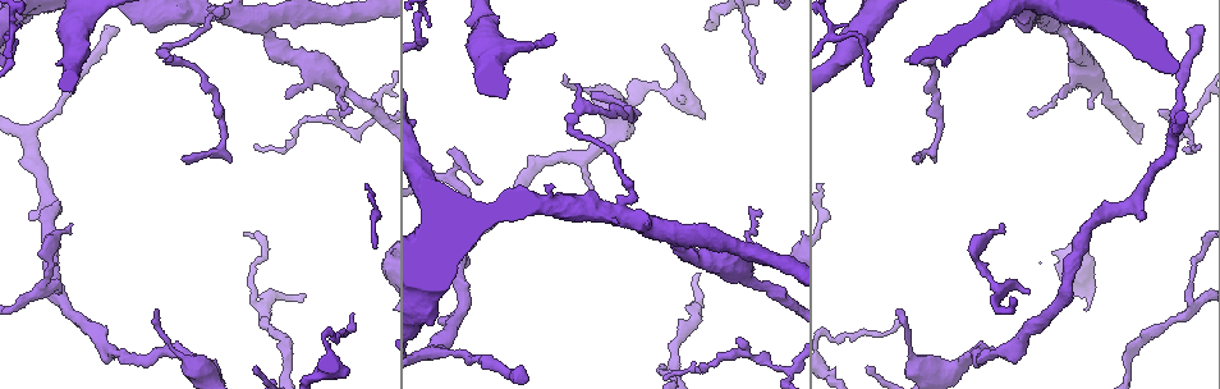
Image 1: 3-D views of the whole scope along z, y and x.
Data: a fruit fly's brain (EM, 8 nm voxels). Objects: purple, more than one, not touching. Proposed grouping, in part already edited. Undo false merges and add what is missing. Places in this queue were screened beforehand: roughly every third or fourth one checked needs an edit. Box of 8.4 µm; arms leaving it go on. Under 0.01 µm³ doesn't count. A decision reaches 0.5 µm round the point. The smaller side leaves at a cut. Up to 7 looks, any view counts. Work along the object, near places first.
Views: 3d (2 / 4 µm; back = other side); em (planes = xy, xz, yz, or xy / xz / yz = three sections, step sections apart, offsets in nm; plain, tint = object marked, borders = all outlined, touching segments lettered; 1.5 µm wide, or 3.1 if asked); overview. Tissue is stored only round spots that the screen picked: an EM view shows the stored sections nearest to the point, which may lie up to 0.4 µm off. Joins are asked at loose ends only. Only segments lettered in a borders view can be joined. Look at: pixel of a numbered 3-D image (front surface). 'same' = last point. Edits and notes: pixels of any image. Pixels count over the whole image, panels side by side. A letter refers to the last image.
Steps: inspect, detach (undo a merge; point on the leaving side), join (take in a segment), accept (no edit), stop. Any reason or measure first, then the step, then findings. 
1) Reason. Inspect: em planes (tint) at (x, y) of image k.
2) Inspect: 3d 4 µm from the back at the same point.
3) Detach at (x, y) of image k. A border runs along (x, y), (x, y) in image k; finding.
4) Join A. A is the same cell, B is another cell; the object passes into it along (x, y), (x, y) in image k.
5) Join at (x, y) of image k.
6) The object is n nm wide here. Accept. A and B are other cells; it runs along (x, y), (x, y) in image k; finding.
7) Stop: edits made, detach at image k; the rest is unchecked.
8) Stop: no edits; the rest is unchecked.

Thin end. Inspect: em planes (borders) at (353, 313) of image 1.

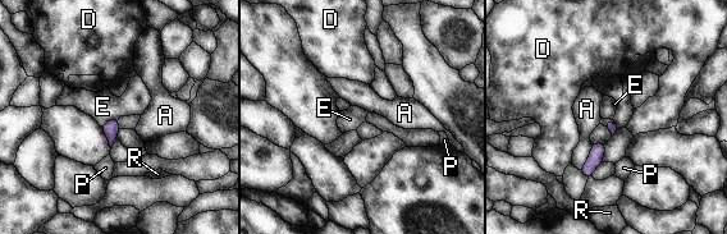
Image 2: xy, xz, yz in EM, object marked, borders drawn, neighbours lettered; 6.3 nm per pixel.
Accept. A, D, E, P and R are other cells; a border runs along (118, 118), (108, 120), (101, 127) in image 2; no lettered segment goes on from it.

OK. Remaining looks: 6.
Abrupt turn. Inspect: em planes (tint) at (786, 368) of image 1.

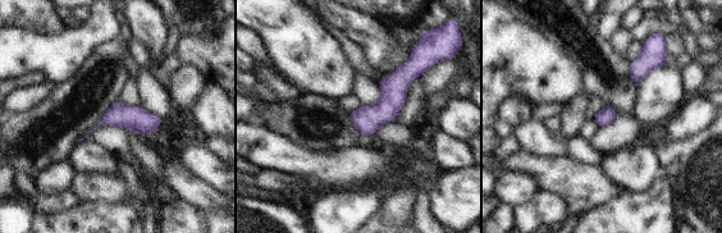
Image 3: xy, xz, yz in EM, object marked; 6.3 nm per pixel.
See the neighbours. Inspect: em planes (borders) at the same point.

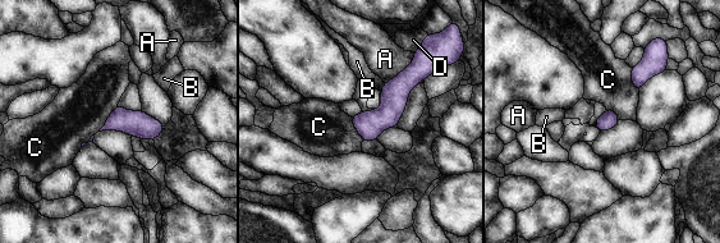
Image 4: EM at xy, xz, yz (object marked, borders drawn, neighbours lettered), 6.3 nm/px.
The object is 110 nm wide here. Accept. A, B, C and D are other cells; it runs along (418, 63), (366, 137) in image 4; all the same cell.

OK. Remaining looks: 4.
Inspect: 3d 4 µm at (159, 55) of image 1.

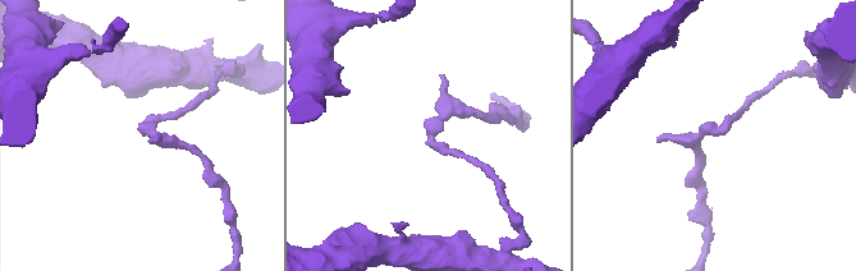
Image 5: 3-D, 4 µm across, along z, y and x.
Shape alone is not enough. Inspect: em planes (tint) at (148, 132) of image 5.

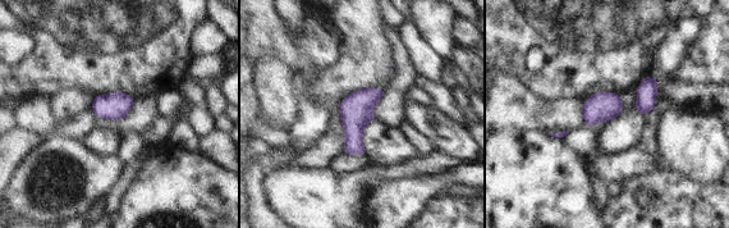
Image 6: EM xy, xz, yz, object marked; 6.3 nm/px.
What lies round it. Inspect: em planes (borders) at the same point.

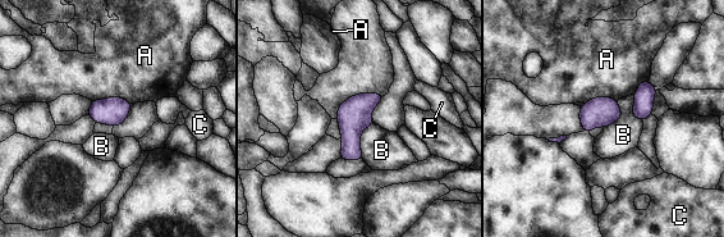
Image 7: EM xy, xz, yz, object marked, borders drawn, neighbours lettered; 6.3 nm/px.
The object is 180 nm wide here. Accept. A, B and C are other cells; a border runs along (372, 123), (360, 137), (362, 159) in image 7; all the same cell.

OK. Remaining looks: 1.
Stop: no edits; the rest is unchecked.

